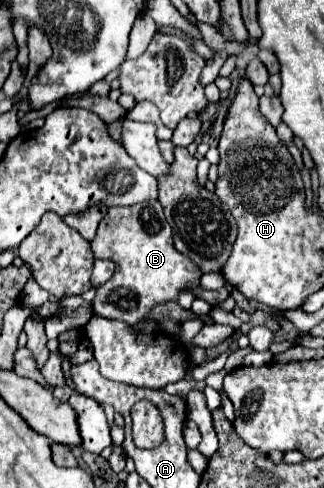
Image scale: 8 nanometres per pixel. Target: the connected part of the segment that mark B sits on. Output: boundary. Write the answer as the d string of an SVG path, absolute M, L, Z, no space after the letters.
M158 200L108 208L94 240L90 242L90 248L96 258L106 258L116 264L116 274L106 284L96 288L92 308L98 316L122 320L126 324L138 324L150 314L156 304L176 300L178 292L186 286L194 290L196 298L204 298L208 304L222 302L228 296L224 288L220 296L210 290L200 290L198 282L202 272L190 258L186 258L174 248L172 230L164 218Z

